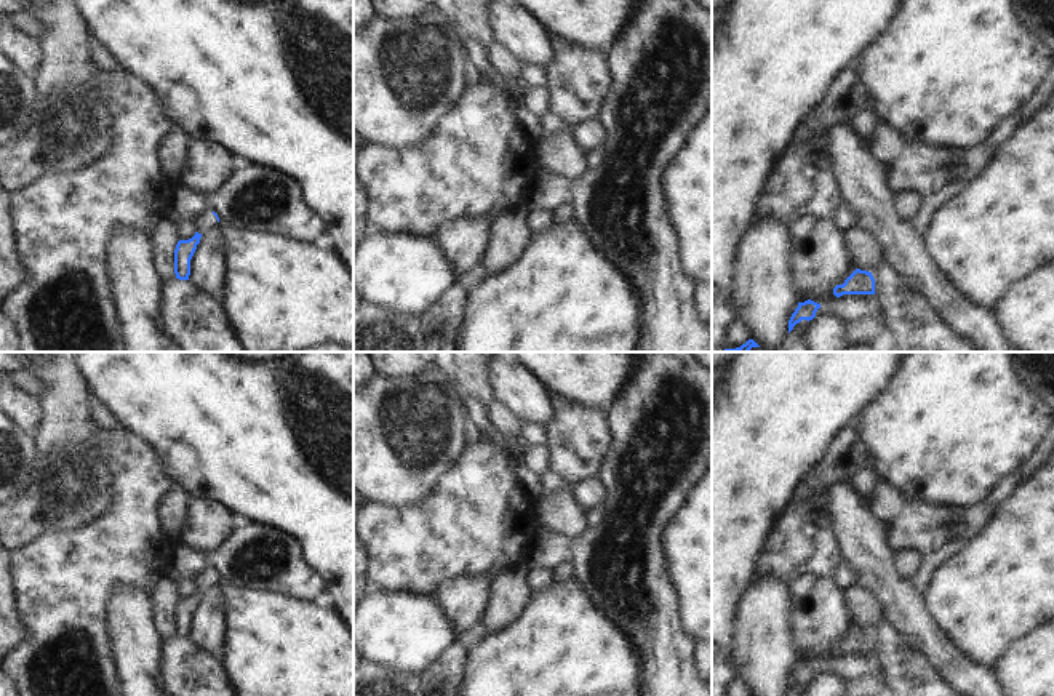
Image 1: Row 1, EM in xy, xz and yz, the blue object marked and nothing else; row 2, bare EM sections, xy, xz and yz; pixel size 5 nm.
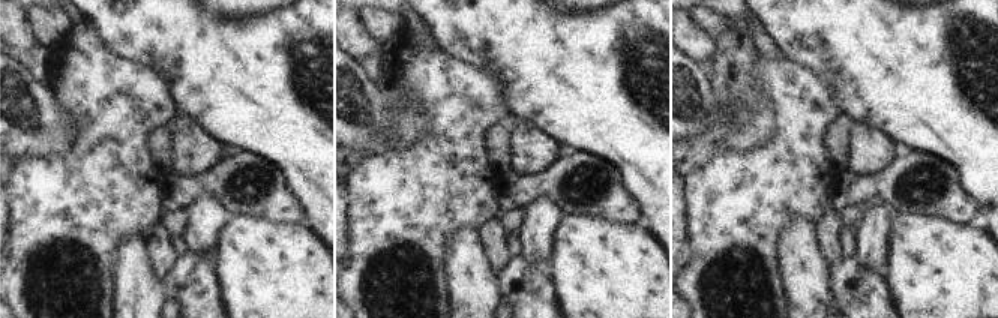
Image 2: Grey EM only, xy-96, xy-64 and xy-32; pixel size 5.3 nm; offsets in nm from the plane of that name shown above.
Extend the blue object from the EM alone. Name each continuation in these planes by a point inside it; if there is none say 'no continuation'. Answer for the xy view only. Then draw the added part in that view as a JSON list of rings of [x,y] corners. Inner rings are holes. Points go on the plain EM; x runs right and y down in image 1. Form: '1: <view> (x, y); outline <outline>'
1: xy (207, 578); outline [[[205,568],[195,579],[194,586],[198,592],[205,592],[208,587],[214,586],[218,582],[216,574],[211,568]]]

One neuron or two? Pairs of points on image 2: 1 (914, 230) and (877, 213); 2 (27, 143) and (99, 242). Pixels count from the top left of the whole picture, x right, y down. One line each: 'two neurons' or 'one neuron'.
1: two neurons
2: two neurons

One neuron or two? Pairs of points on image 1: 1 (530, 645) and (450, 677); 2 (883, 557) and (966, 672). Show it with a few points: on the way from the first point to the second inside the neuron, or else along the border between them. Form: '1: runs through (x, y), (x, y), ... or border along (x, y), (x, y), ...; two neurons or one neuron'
1: border along (469, 650), (459, 679); two neurons
2: runs through (890, 586), (915, 624), (938, 647); one neuron

